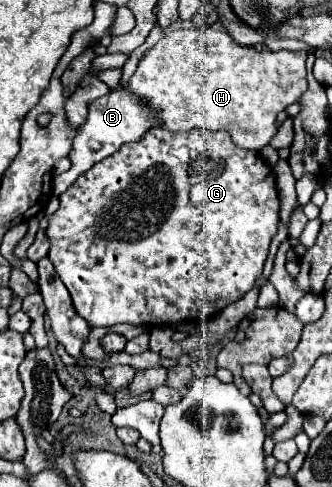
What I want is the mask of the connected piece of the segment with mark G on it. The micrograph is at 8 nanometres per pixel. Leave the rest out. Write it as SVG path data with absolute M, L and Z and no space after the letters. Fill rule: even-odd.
M165 127L147 131L139 141L125 143L117 153L97 163L93 169L85 171L77 177L77 181L59 197L59 209L49 217L47 239L51 243L49 259L69 289L73 309L81 319L85 319L91 327L113 327L119 323L145 325L145 327L169 327L181 321L207 321L215 313L223 311L229 303L241 299L249 289L253 289L257 277L263 273L265 259L269 255L269 243L277 233L279 223L279 195L275 185L275 175L271 167L263 161L261 153L247 151L237 147L227 131L207 131L207 129L191 129L191 131L165 131Z

